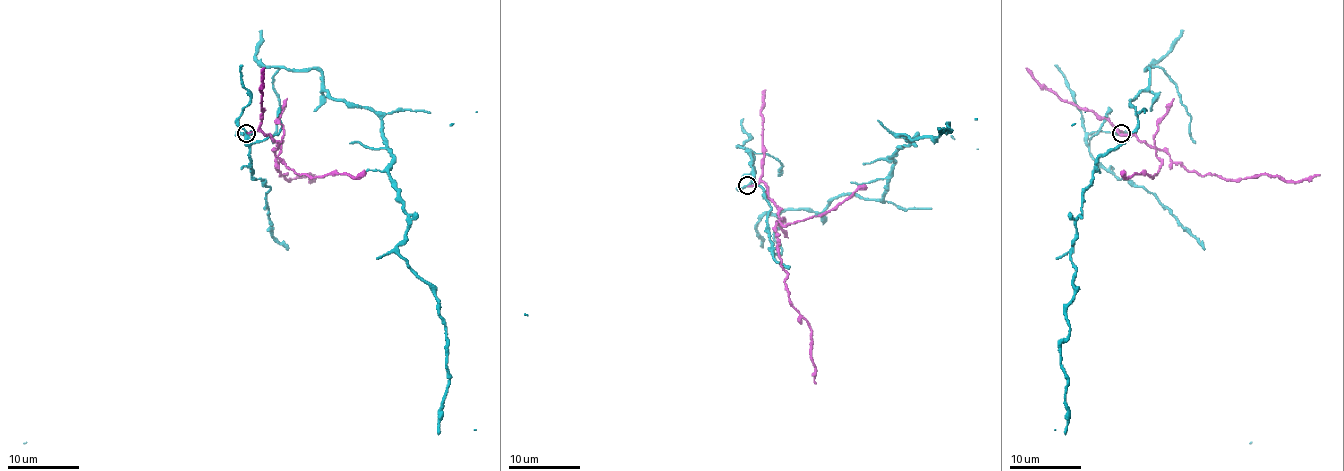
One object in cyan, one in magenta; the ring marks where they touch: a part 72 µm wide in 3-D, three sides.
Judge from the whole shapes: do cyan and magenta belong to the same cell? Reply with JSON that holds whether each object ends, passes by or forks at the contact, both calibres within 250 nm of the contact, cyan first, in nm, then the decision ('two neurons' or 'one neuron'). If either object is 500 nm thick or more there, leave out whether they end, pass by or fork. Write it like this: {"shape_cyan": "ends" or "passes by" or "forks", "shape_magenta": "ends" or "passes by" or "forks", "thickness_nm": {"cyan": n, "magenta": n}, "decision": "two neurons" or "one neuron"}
{"shape_cyan": "passes by", "shape_magenta": "ends", "thickness_nm": {"cyan": 200, "magenta": 150}, "decision": "two neurons"}

